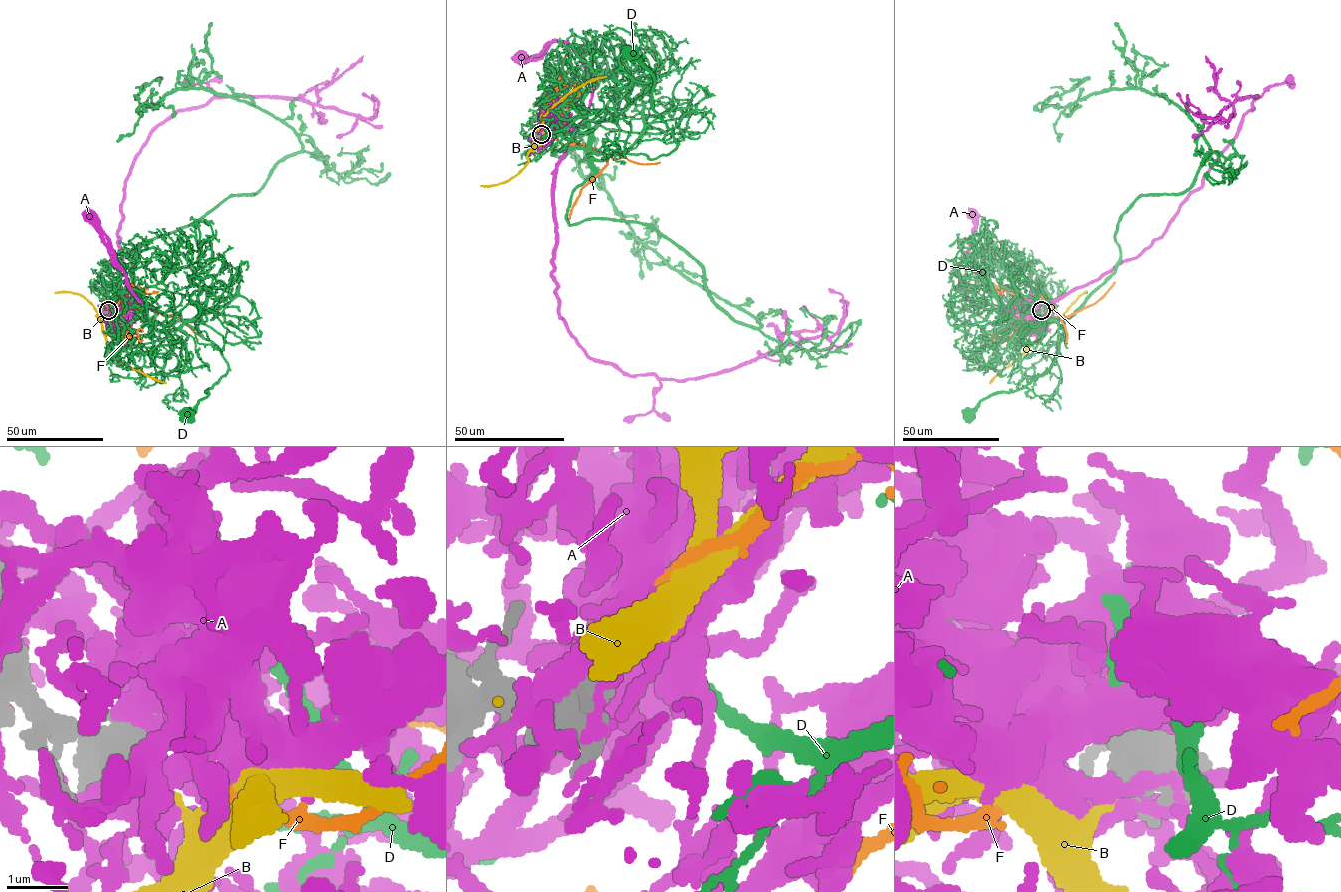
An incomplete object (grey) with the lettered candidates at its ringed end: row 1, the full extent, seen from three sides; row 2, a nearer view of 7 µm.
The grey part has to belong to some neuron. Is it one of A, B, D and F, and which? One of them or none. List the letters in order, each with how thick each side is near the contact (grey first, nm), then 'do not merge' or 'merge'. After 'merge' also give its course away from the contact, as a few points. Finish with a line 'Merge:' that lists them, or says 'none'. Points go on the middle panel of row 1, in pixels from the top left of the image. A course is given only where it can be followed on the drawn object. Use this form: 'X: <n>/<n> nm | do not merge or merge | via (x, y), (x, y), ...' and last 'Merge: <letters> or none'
A: 650/600 nm | do not merge
B: 600/170 nm | do not merge
D: 480/140 nm | do not merge
F: 480/150 nm | do not merge
Merge: none

